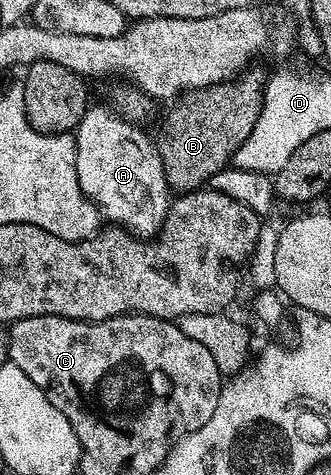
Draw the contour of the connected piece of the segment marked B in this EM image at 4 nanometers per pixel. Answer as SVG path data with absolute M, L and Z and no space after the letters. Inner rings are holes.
M245 72L231 82L193 90L175 103L177 106L160 126L160 135L154 138L170 191L187 192L207 187L214 175L231 163L246 136L250 136L264 103L266 85L263 77L260 79L252 73Z

